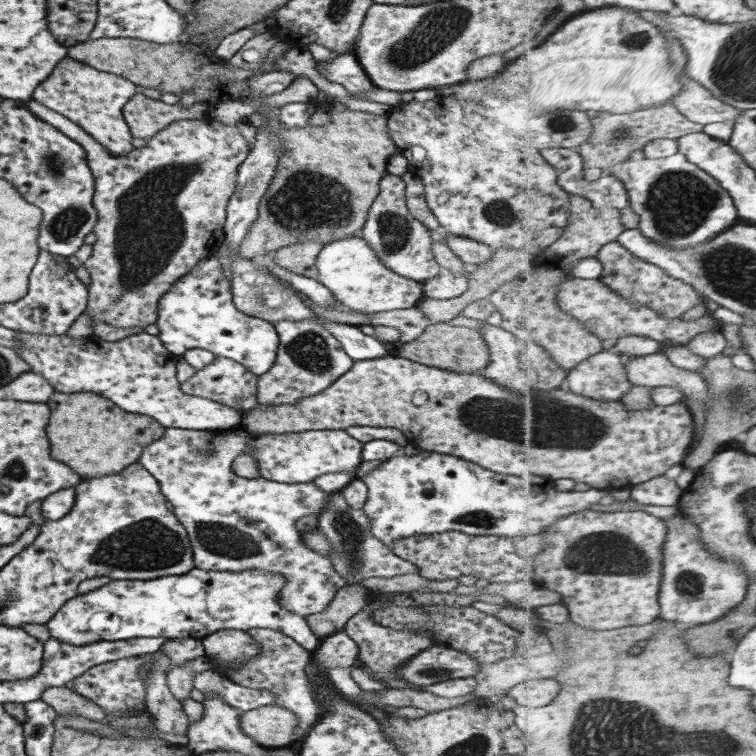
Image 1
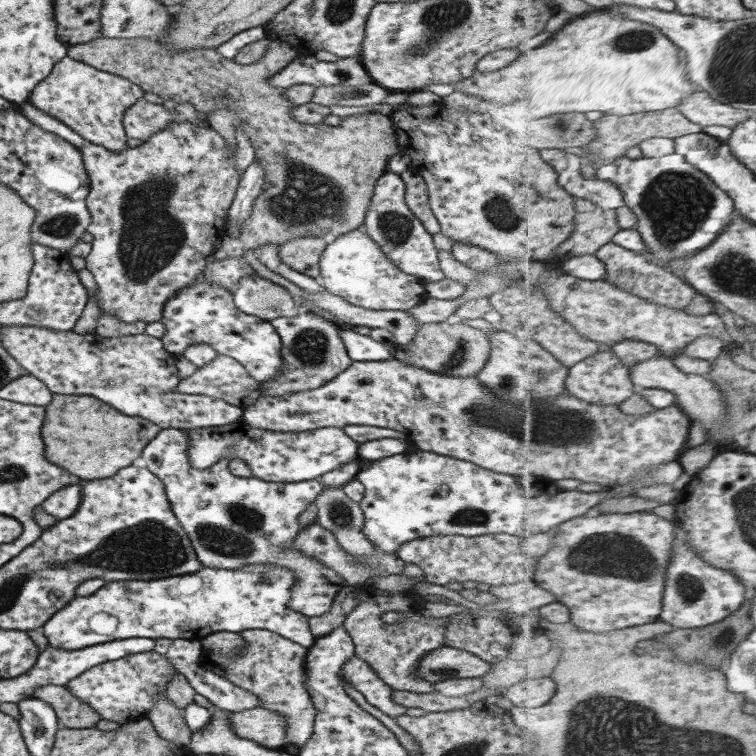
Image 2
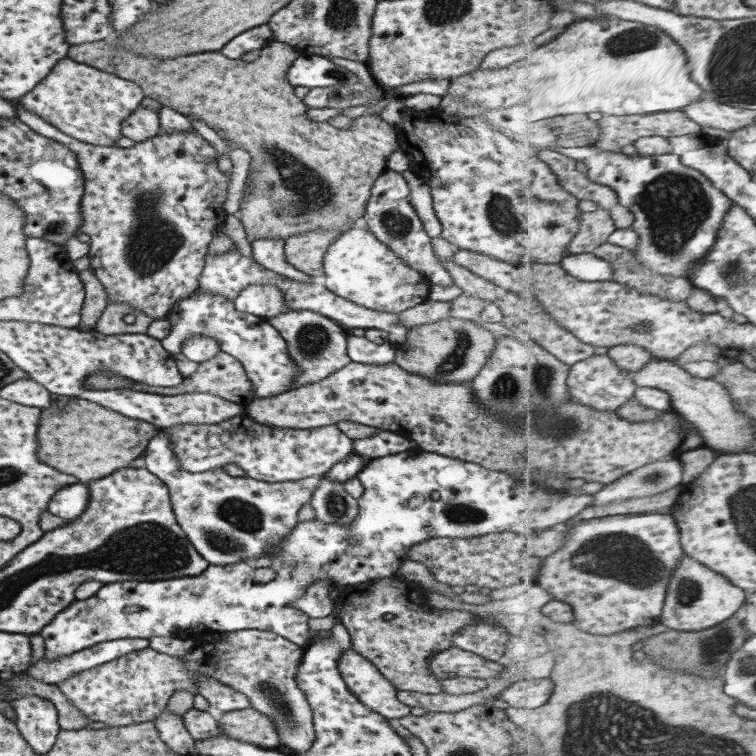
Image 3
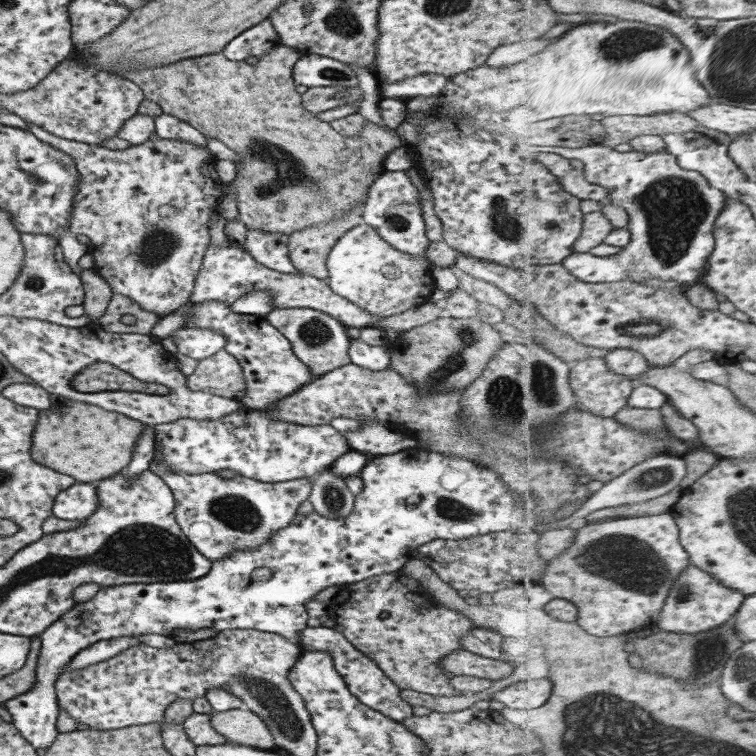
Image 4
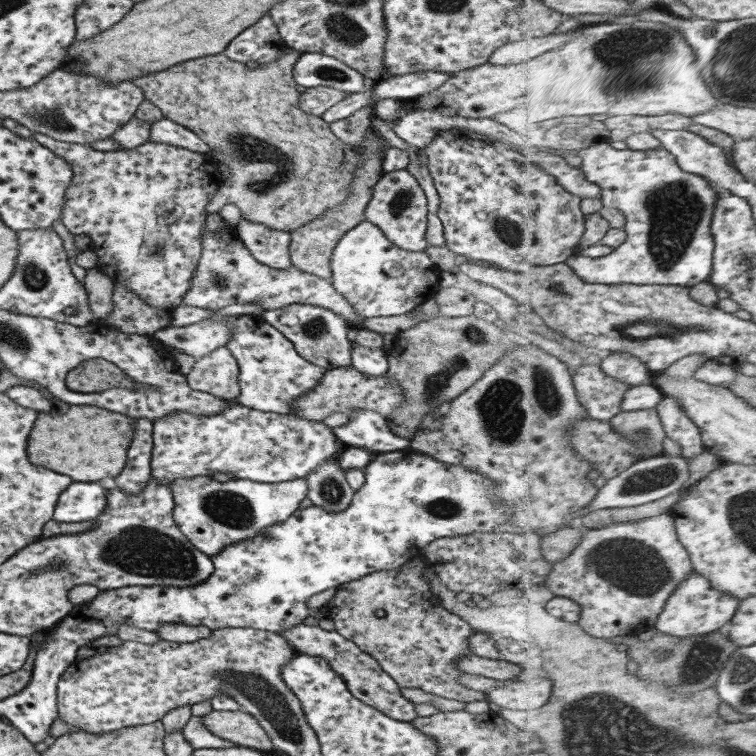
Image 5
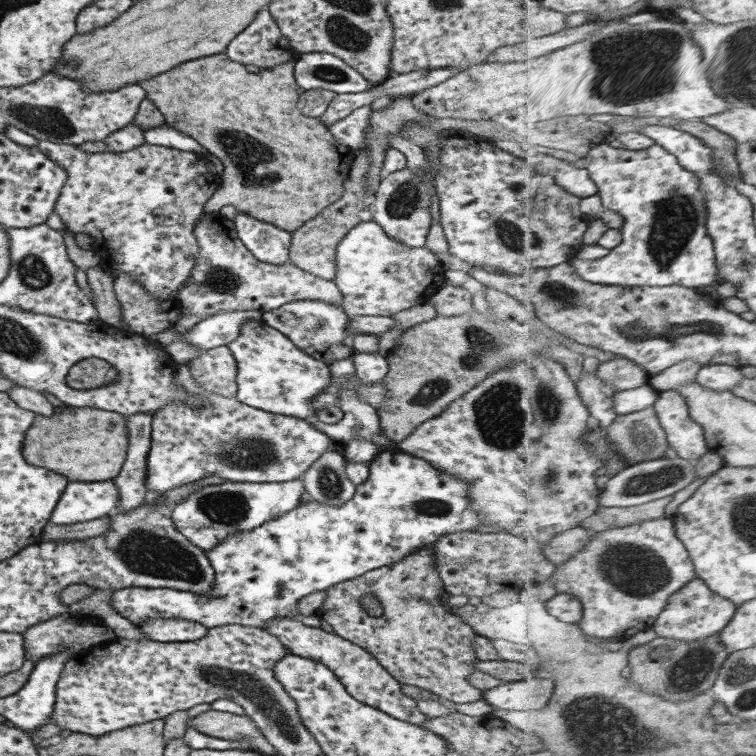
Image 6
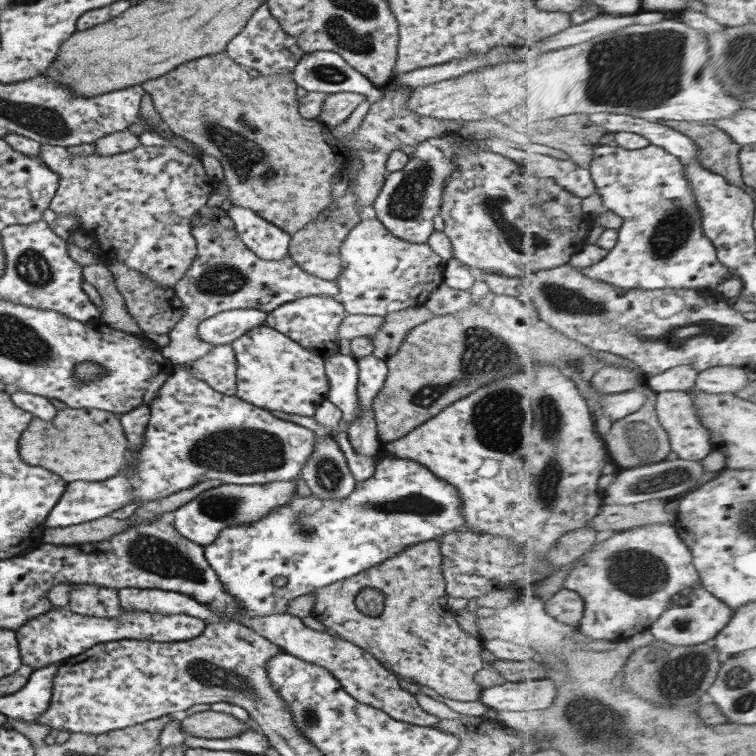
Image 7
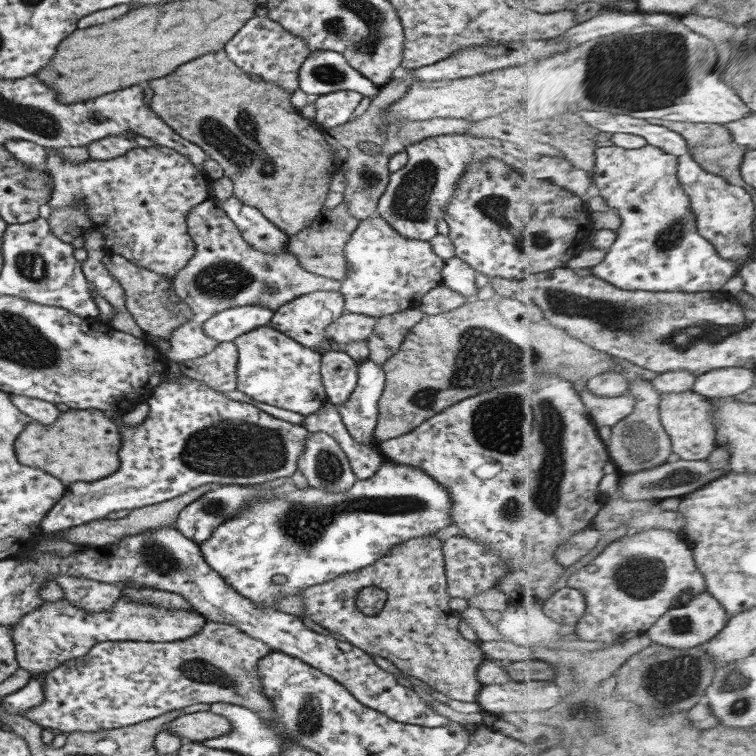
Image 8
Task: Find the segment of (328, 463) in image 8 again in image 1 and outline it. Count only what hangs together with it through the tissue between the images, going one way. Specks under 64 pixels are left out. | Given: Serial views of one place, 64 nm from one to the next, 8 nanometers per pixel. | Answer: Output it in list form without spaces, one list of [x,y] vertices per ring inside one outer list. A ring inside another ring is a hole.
[[[340,490],[330,493],[329,496],[326,507],[318,514],[317,528],[332,545],[332,552],[327,558],[330,558],[334,570],[342,575],[345,585],[365,585],[372,577],[387,579],[402,574],[419,573],[416,564],[396,556],[370,532],[370,516],[364,510],[350,507]]]

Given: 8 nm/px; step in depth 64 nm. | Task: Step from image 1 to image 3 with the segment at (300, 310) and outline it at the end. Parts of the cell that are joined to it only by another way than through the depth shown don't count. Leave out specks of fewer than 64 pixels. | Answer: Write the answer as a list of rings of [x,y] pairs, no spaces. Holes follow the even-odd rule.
[[[250,284],[237,294],[233,304],[238,312],[270,319],[292,310],[284,297],[286,296],[272,284]],[[347,334],[347,354],[354,362],[362,364],[390,364],[395,357],[395,350],[389,342],[374,344],[364,336]]]

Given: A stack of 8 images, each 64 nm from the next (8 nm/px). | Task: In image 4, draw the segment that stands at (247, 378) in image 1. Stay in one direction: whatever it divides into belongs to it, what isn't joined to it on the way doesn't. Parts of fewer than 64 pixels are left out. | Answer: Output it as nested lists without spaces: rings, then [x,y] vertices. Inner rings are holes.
[[[224,349],[198,361],[186,384],[192,391],[209,392],[216,396],[242,400],[246,393],[244,374],[240,363]],[[98,361],[72,377],[72,387],[78,392],[135,391],[159,395],[170,393],[170,388],[156,382],[142,382],[120,370],[116,365]]]

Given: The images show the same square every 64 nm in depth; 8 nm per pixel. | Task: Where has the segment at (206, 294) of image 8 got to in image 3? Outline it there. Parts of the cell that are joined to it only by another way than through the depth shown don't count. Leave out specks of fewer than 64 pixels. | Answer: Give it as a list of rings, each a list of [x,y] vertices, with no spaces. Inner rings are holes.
[[[237,251],[226,252],[226,254],[218,254],[218,256],[206,256],[205,266],[199,276],[198,292],[212,292],[214,296],[226,296],[228,300],[234,300],[239,292],[242,292],[246,286],[250,284],[272,284],[276,286],[282,294],[284,300],[290,308],[297,311],[312,311],[320,313],[322,316],[327,316],[332,321],[335,321],[347,330],[353,328],[370,329],[386,332],[388,334],[387,342],[390,344],[404,343],[408,337],[409,327],[402,325],[399,322],[400,313],[392,312],[378,312],[364,308],[354,304],[352,301],[342,298],[328,290],[322,284],[316,284],[314,281],[302,282],[295,281],[278,274],[274,271],[268,270],[257,264],[252,257],[244,257]]]

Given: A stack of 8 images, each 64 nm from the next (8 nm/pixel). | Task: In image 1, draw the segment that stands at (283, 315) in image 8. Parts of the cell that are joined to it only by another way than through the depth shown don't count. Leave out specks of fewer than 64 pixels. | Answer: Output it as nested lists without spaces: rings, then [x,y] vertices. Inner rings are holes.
[[[280,320],[273,326],[279,336],[279,349],[276,364],[257,377],[256,399],[260,405],[298,403],[298,399],[314,396],[328,389],[355,363],[342,349],[340,341],[318,322]]]

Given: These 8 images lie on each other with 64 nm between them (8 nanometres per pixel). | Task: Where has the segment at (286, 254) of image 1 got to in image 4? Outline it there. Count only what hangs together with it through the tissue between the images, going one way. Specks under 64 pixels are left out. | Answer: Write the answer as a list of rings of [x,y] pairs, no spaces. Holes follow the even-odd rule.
[[[365,200],[333,222],[314,224],[288,235],[288,253],[292,265],[300,273],[319,279],[328,276],[327,259],[332,246],[344,233],[359,226]]]

